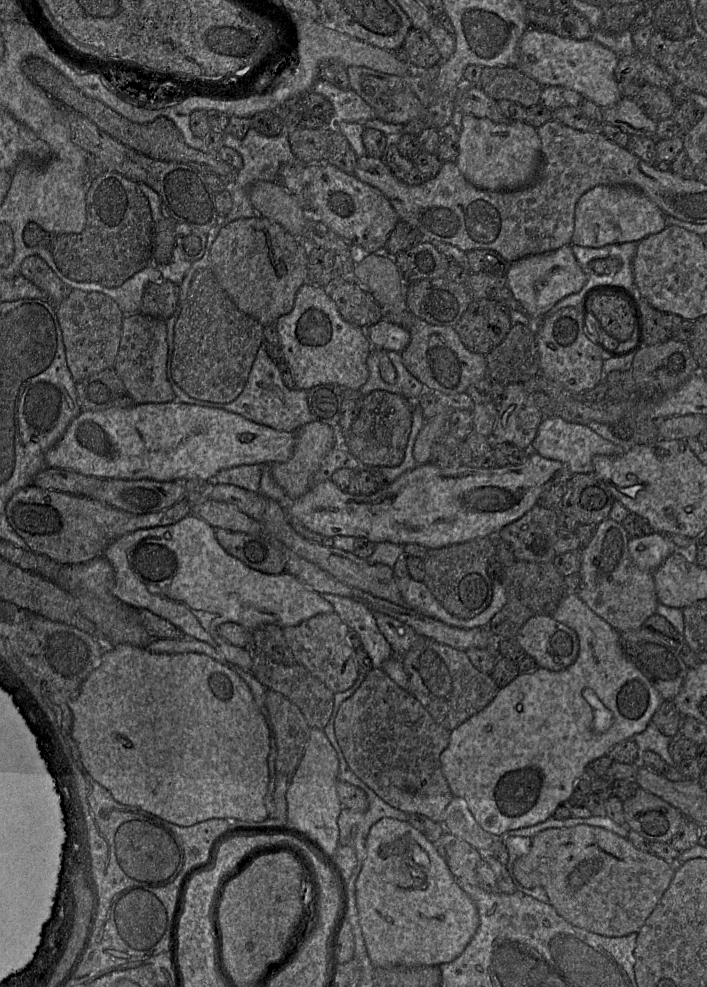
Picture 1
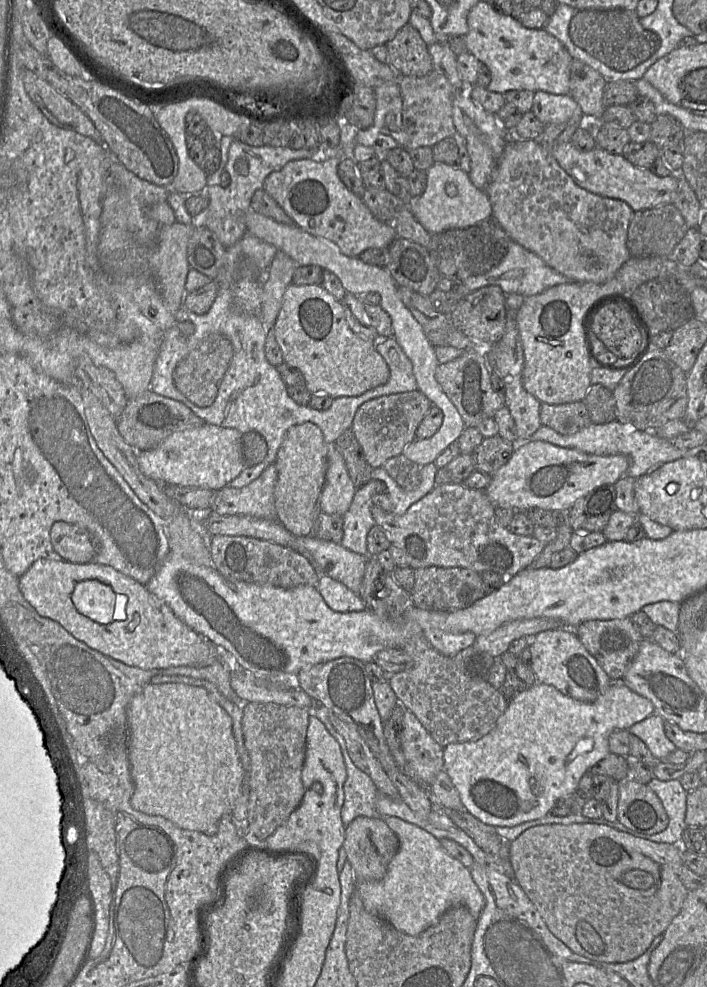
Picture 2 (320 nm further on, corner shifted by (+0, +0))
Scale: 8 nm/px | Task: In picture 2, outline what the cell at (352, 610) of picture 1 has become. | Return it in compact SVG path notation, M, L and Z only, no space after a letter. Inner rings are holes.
M319 575L318 590L327 605L336 612L346 613L367 610L364 601L358 594L329 576Z

